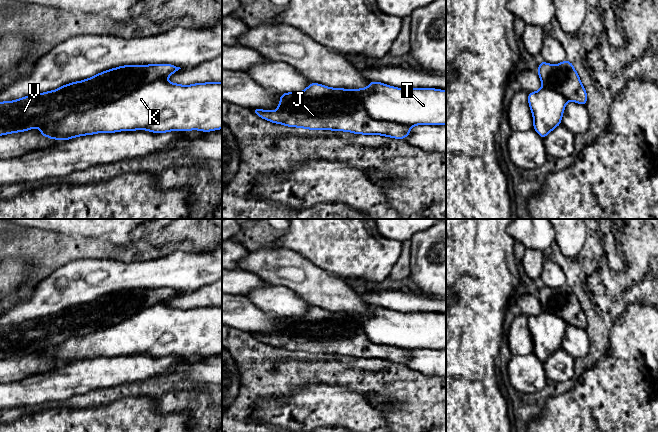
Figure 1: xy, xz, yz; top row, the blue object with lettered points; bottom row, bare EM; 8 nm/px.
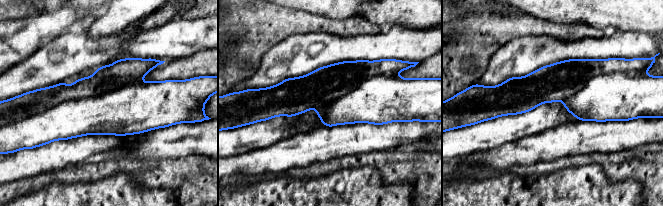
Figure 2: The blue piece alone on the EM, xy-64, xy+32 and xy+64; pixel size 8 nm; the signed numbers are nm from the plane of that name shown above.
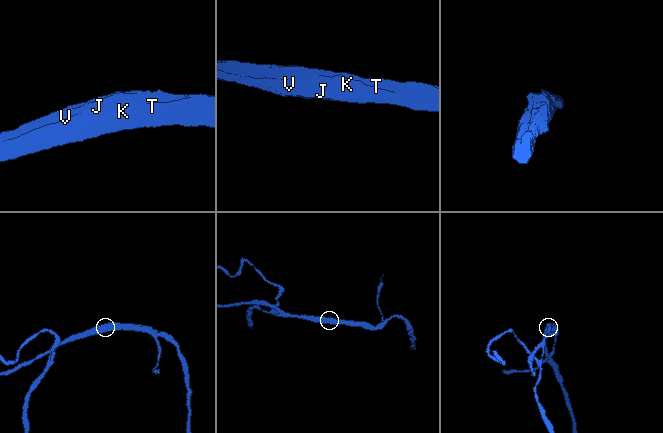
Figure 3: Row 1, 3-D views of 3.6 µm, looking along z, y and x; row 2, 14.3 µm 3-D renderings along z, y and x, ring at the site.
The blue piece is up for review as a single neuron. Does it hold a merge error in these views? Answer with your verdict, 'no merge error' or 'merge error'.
merge error

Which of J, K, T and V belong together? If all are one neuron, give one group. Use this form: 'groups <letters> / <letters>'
groups J V / K T

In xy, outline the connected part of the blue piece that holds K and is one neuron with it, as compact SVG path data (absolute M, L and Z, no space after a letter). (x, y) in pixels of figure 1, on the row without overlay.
M163 303L85 336L41 350L40 358L69 364L96 357L222 353L222 306L180 309Z

